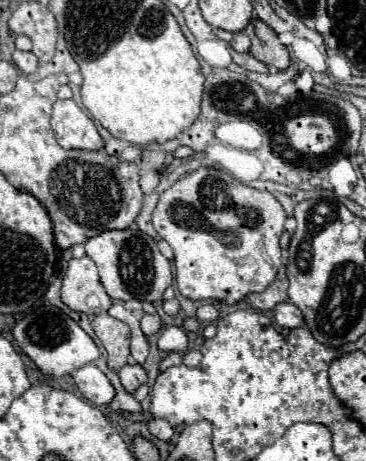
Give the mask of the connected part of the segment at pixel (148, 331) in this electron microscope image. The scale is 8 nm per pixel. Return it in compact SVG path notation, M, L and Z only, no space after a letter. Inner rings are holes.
M157 312L155 314L145 314L143 320L141 320L141 330L145 332L145 336L151 336L151 334L159 332L161 330L161 318L159 318L159 314Z

